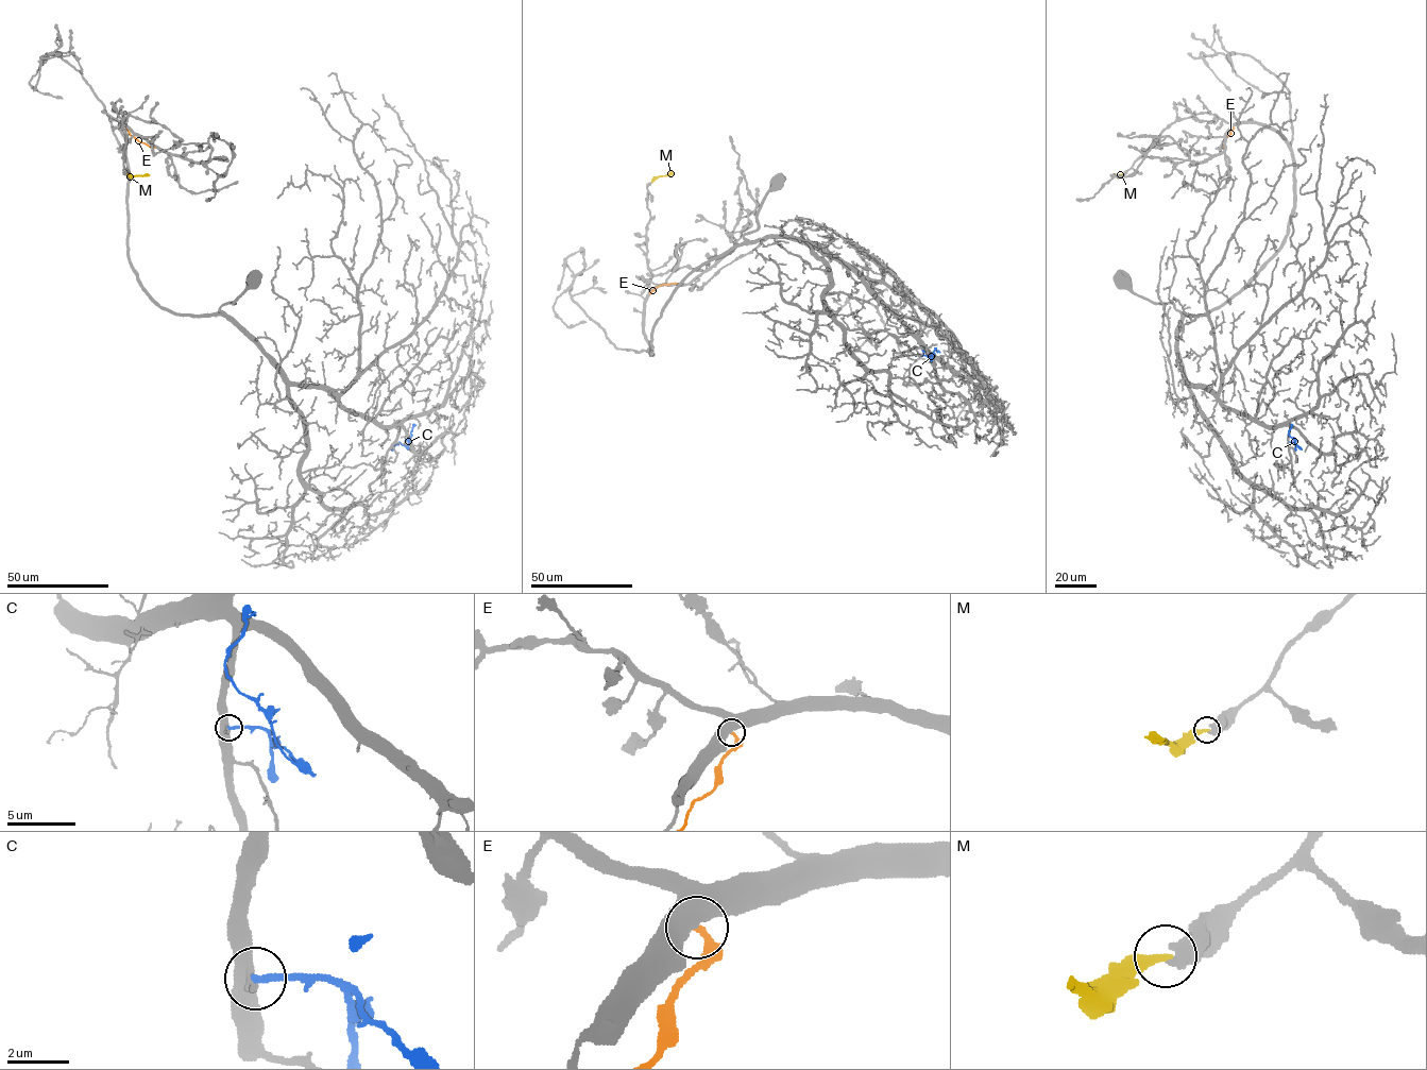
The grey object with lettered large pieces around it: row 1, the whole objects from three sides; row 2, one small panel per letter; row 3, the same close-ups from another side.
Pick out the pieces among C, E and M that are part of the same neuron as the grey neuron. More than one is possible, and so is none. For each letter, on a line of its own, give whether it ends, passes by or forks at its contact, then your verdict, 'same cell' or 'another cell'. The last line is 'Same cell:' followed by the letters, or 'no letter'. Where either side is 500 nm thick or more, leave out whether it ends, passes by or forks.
C: it ends | another cell
E: another cell
M: it ends | same cell
Same cell: M

